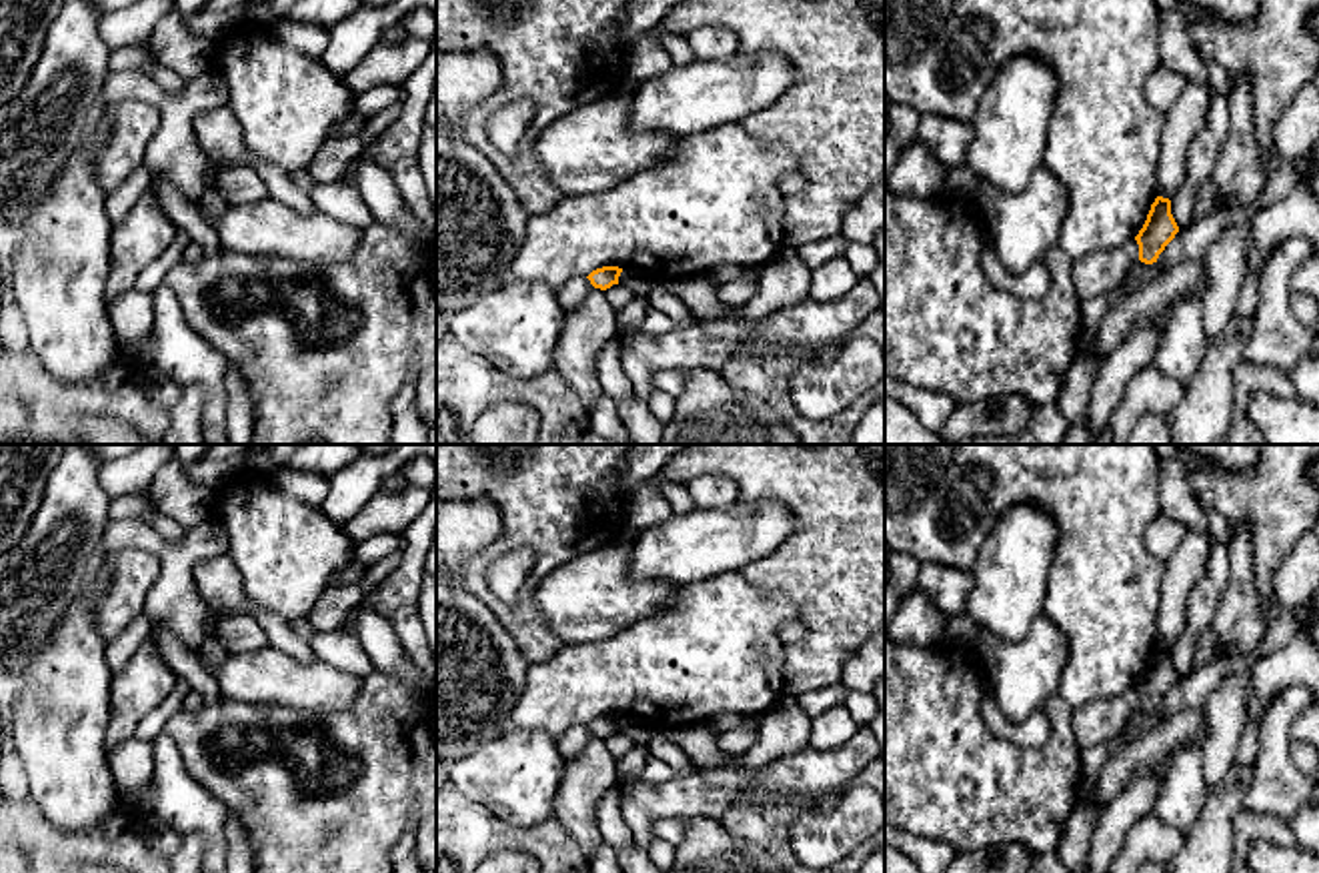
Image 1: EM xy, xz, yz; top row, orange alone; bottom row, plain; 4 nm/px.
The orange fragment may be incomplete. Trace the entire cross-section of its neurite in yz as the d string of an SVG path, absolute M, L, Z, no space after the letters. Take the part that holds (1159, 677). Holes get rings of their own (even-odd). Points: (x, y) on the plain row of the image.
M1157 645L1151 653L1147 669L1135 685L1139 693L1139 709L1145 713L1157 711L1165 695L1175 687L1179 675L1171 663L1171 649Z

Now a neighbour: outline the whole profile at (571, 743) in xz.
M586 725L568 727L556 739L556 749L562 755L564 763L576 759L584 751L590 737L592 737L592 733L590 733L590 729Z

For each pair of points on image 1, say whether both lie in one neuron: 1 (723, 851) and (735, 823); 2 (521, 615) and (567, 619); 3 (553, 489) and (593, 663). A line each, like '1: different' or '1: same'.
1: different
2: different
3: different

